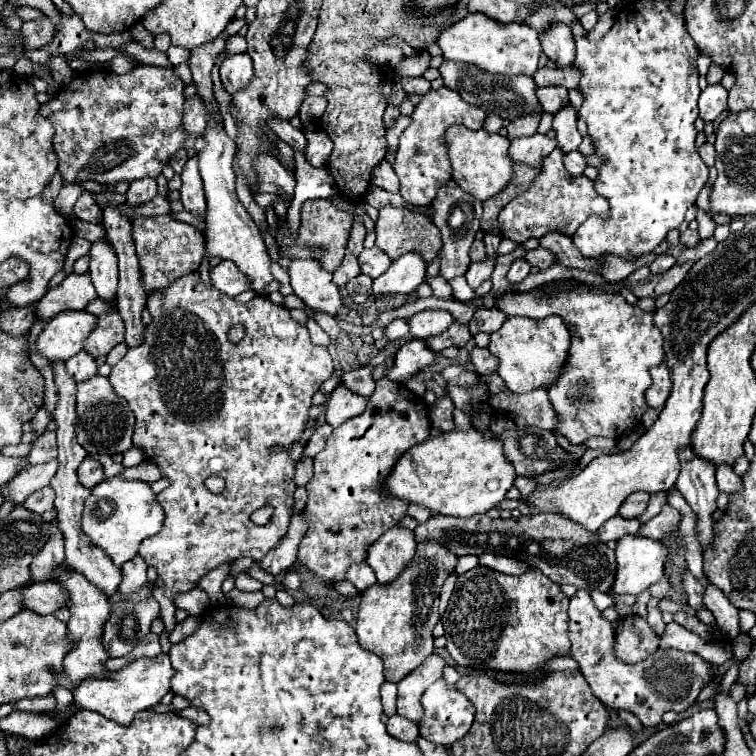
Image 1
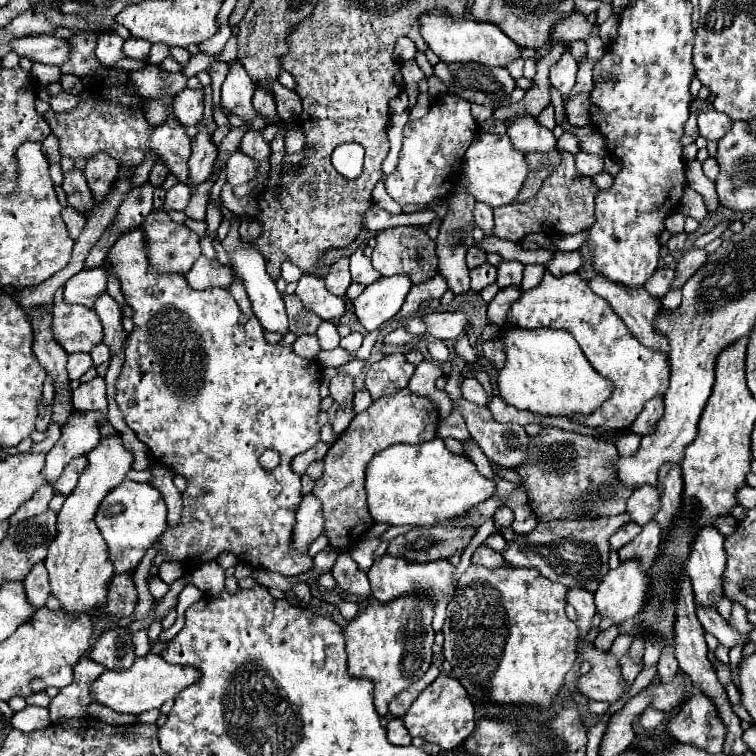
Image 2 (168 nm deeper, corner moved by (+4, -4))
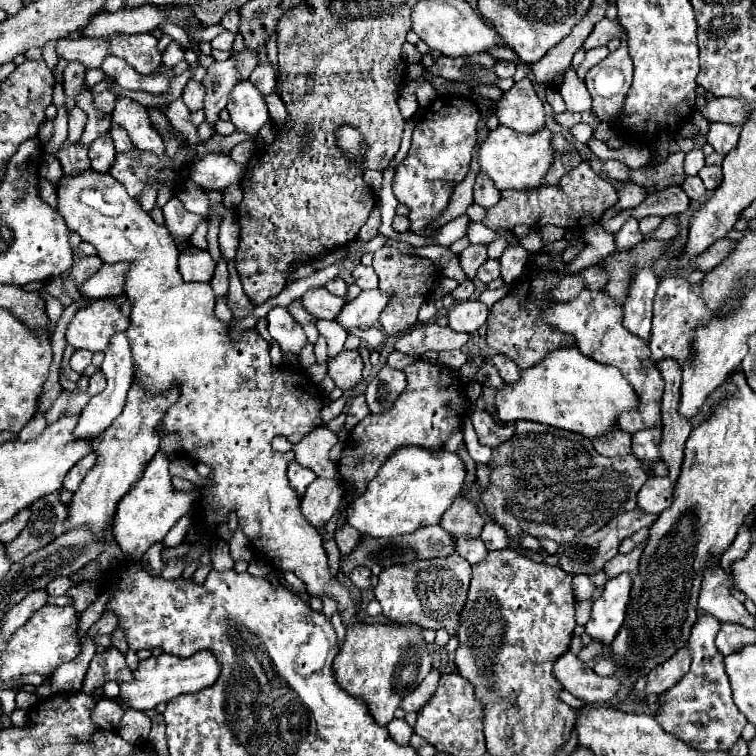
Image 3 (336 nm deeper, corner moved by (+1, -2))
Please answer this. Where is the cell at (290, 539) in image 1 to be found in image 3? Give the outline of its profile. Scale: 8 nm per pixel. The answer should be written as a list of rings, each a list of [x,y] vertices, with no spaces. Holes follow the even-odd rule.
[[[315,478],[301,498],[303,516],[315,528],[321,528],[327,520],[331,520],[331,516],[337,514],[343,492],[345,490],[337,478]]]

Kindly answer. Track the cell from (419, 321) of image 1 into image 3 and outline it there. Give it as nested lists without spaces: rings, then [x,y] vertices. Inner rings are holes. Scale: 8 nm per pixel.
[[[467,300],[449,310],[449,328],[457,332],[477,332],[489,316],[491,308],[479,300]]]

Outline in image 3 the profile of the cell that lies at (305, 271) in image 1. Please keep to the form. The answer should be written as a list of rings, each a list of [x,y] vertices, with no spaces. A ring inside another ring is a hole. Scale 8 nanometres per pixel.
[[[315,288],[315,290],[307,290],[301,296],[301,304],[311,316],[321,320],[333,320],[339,308],[345,304],[345,300],[329,294],[325,288]]]

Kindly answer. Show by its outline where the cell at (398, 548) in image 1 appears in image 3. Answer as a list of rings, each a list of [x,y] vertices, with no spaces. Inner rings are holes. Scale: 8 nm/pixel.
[[[451,554],[445,558],[415,560],[401,566],[385,568],[379,574],[375,598],[383,608],[383,616],[395,624],[417,624],[425,630],[447,630],[457,634],[459,614],[467,602],[467,590],[471,580],[471,564],[461,556]]]

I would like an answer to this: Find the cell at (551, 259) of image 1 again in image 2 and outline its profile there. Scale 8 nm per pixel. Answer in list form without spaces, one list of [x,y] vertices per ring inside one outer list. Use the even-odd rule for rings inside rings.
[[[578,250],[576,252],[556,252],[556,256],[546,262],[546,270],[554,276],[578,272],[580,266],[582,266],[582,260],[580,260]]]

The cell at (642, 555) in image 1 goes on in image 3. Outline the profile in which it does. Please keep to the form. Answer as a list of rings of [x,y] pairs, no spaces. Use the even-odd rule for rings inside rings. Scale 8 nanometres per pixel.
[[[621,574],[613,580],[609,580],[603,588],[601,598],[597,598],[593,602],[591,620],[585,624],[585,632],[593,640],[601,642],[603,646],[609,646],[613,642],[613,636],[617,636],[617,632],[625,620],[629,588],[631,588],[629,574]]]

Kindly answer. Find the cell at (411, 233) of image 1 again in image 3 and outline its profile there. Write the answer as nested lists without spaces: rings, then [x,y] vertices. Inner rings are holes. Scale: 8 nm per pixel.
[[[383,246],[373,254],[373,270],[379,276],[379,290],[391,298],[379,318],[385,334],[403,334],[411,330],[417,324],[419,306],[431,296],[431,290],[439,278],[435,264],[429,258],[409,256],[393,246]]]

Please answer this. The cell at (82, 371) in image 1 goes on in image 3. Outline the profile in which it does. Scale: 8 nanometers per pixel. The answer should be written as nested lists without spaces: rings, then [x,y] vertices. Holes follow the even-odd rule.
[[[75,350],[75,354],[71,356],[71,368],[75,370],[75,372],[83,372],[89,364],[91,364],[91,356],[93,356],[93,352],[85,352],[85,350]]]

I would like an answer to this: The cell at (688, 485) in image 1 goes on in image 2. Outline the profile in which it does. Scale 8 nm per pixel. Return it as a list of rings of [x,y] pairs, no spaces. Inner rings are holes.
[[[704,526],[690,546],[686,566],[698,604],[710,606],[714,598],[722,596],[724,566],[726,566],[724,536],[718,532],[716,526]]]

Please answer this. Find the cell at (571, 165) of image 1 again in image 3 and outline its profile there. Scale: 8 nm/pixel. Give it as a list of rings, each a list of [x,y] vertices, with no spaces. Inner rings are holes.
[[[607,160],[607,162],[603,162],[603,172],[605,174],[609,174],[611,178],[615,178],[615,180],[621,180],[621,182],[629,182],[631,178],[629,178],[629,166],[627,164],[623,164],[623,162],[617,162],[617,160]]]

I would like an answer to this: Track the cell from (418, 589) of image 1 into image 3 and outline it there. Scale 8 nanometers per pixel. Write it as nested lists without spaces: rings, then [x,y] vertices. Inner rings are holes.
[[[357,624],[347,630],[345,644],[333,662],[335,680],[339,688],[367,704],[369,714],[379,726],[387,726],[395,718],[401,700],[409,696],[433,668],[433,658],[425,648],[427,644],[421,632],[423,628],[417,628],[417,624]]]

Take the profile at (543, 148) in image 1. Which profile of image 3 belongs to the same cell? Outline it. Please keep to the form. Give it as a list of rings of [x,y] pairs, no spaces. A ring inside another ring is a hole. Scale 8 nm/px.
[[[529,78],[517,82],[499,98],[495,114],[503,126],[509,126],[521,134],[533,134],[545,128],[543,104],[537,98]]]

